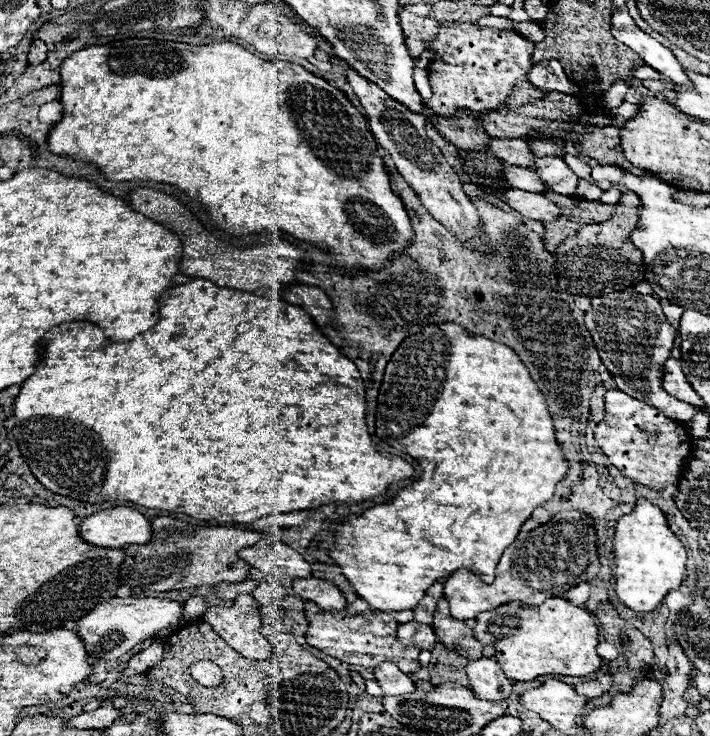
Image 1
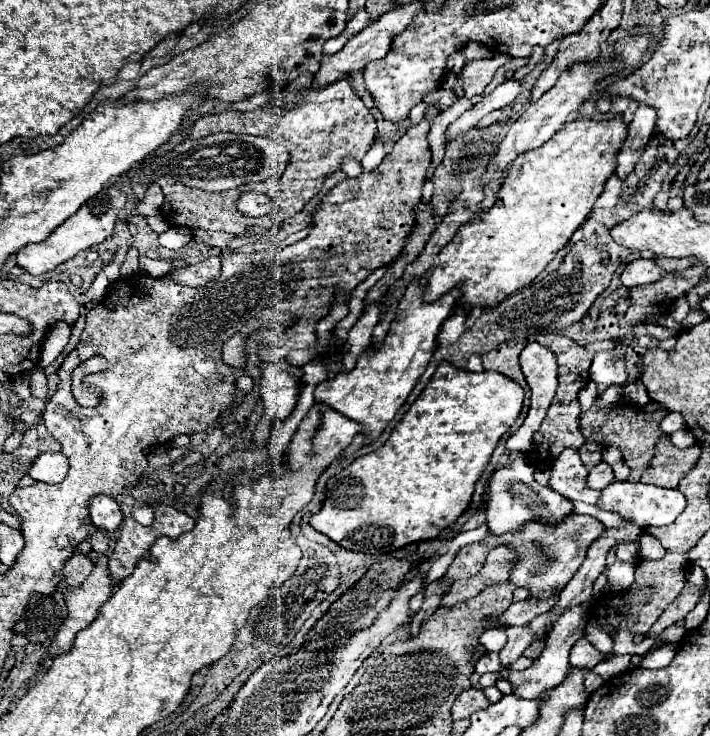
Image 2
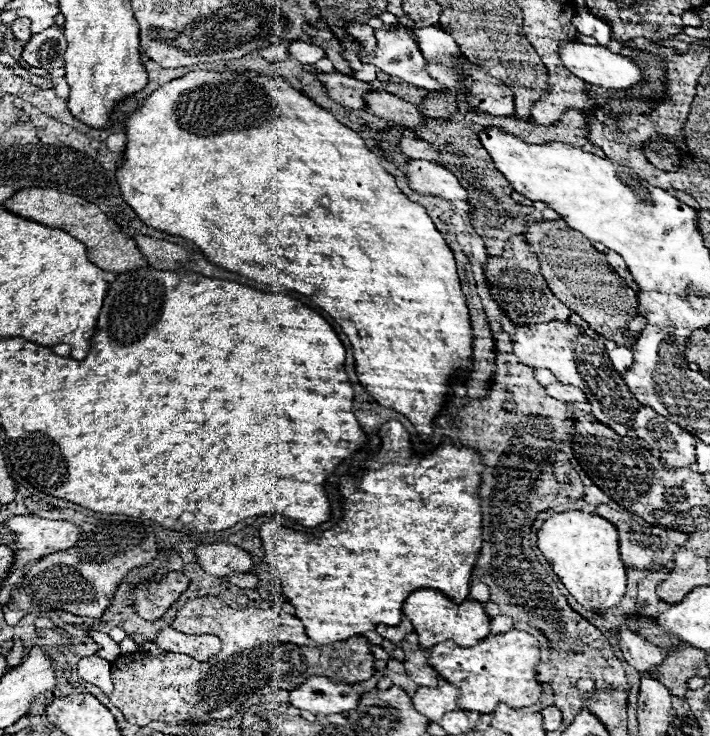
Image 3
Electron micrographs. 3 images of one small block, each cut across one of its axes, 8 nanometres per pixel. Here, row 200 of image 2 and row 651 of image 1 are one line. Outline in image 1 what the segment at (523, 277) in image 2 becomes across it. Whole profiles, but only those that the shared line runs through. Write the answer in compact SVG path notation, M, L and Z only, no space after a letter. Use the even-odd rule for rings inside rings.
M548 598L540 606L522 608L520 602L508 602L496 610L476 616L472 634L478 642L494 646L496 660L504 674L514 682L532 682L544 674L560 676L588 676L602 664L596 654L598 628L594 616L568 604L564 598Z

